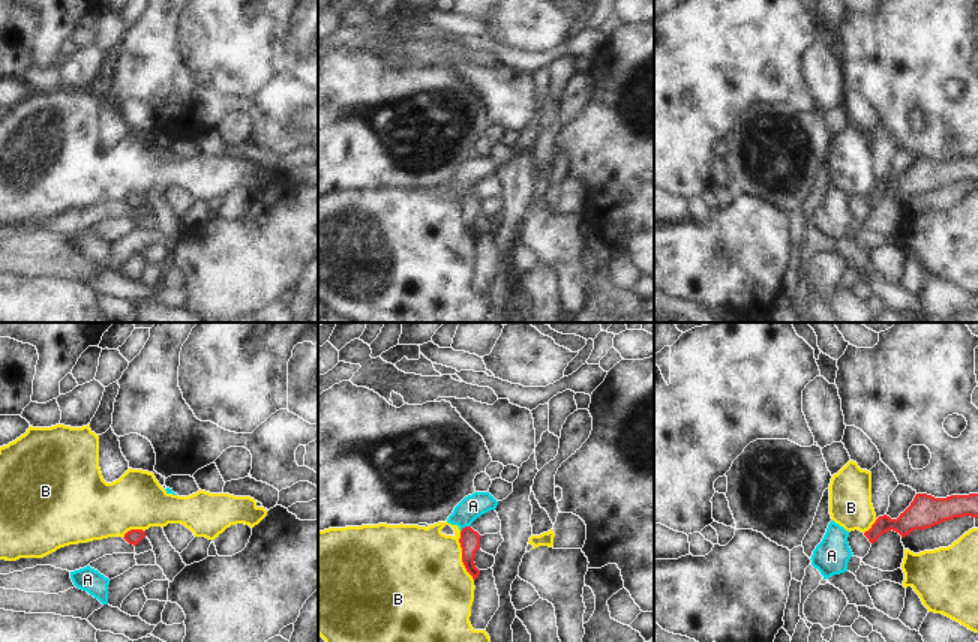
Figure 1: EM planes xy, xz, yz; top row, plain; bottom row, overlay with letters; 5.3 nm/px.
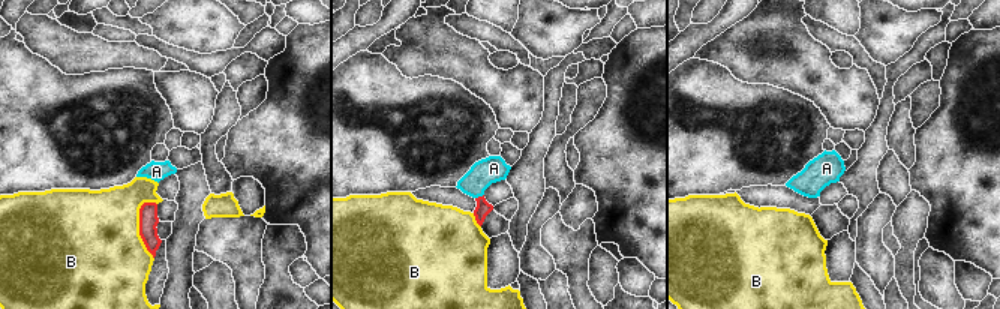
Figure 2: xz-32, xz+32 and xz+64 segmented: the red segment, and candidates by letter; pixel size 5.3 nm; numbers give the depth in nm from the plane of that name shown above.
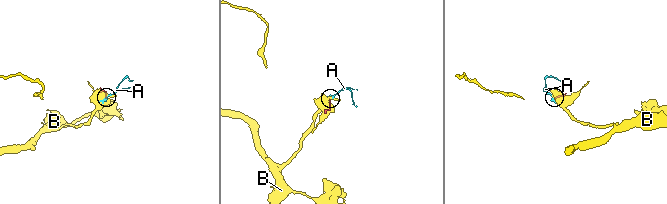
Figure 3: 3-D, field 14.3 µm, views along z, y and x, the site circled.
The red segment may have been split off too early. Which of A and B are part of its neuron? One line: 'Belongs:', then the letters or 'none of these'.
Belongs: A

